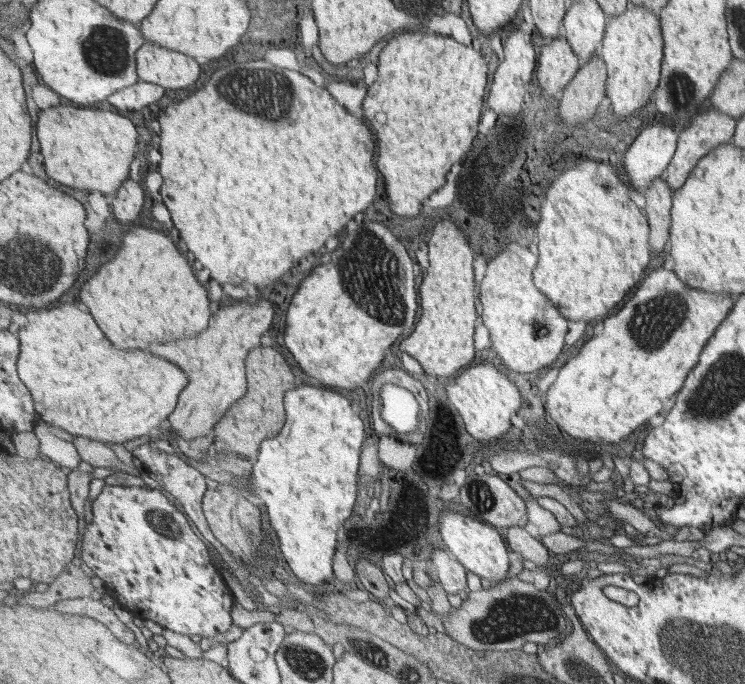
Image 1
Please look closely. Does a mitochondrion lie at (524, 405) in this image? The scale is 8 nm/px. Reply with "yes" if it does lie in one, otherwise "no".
no

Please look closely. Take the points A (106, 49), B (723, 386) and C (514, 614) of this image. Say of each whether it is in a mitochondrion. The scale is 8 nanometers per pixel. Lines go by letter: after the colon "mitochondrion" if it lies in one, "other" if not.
A: mitochondrion
B: mitochondrion
C: mitochondrion

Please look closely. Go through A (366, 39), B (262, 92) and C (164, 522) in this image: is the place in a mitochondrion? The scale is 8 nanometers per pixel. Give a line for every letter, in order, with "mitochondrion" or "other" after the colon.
A: other
B: mitochondrion
C: mitochondrion

